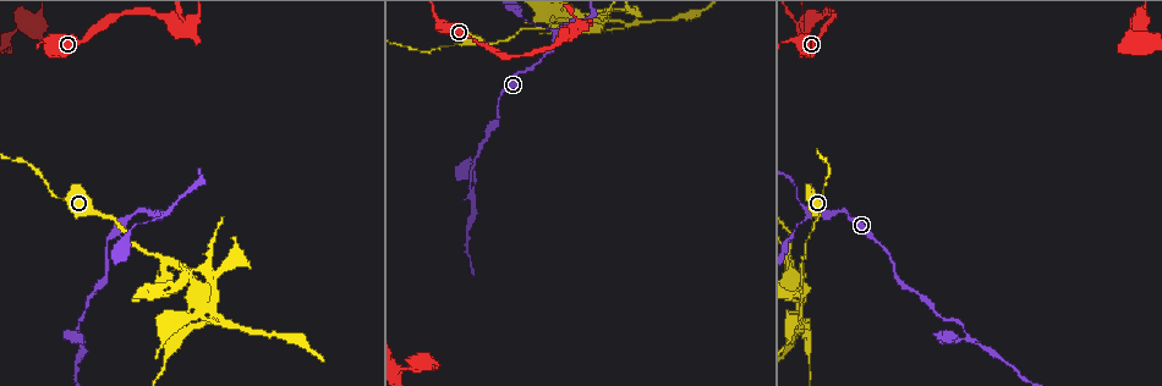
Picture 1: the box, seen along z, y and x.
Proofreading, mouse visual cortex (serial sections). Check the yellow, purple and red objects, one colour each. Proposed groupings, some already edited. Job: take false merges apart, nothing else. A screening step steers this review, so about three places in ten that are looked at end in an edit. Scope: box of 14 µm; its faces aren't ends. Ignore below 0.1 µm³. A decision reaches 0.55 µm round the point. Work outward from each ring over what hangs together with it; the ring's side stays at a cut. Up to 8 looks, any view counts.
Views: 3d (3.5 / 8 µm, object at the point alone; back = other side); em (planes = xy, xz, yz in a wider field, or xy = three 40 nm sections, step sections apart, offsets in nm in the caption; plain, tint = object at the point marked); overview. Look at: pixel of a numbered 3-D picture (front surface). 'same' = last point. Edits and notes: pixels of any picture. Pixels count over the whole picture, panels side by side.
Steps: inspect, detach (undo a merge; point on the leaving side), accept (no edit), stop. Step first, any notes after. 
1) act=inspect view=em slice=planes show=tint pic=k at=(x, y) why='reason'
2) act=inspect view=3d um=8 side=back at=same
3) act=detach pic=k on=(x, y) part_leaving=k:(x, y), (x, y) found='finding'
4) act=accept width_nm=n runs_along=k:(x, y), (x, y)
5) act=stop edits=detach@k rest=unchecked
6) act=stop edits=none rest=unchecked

act=inspect view=3d um=3.5 pic=1 at=(469, 193) why='three arms meet'

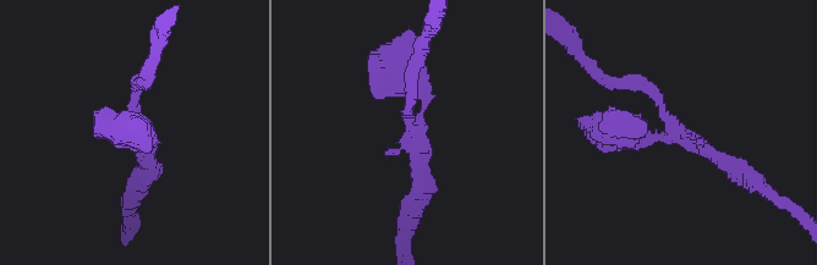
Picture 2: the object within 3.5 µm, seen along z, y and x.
act=inspect view=em slice=planes show=tint pic=2 at=(411, 129)

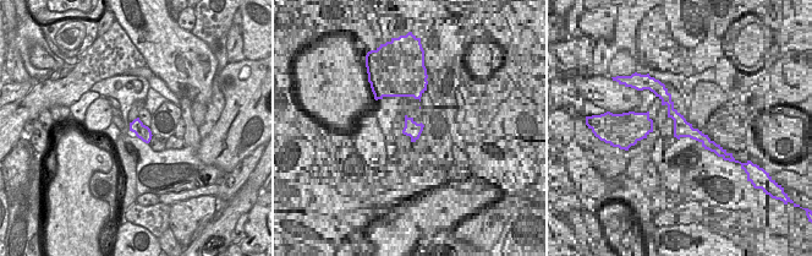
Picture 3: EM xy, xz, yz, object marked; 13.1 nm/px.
act=inspect view=em slice=xy step=1 show=tint at=same why='cut it another way'

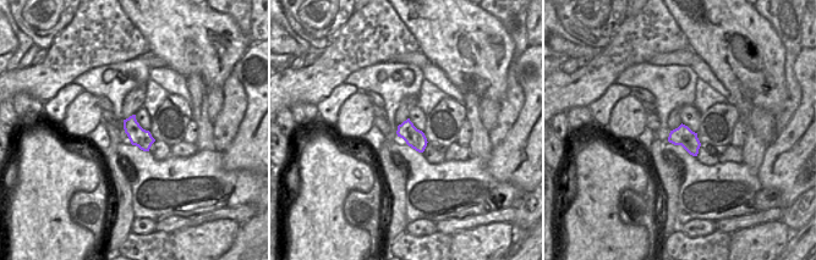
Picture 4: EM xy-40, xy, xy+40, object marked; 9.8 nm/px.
act=accept arm_widths_nm=150,200,250 runs_along=2:(137, 81), (133, 121), (152, 141), (126, 130) found='all the same cell'

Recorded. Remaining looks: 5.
act=inspect view=3d um=3.5 pic=1 at=(45, 182) why='a narrow waist'

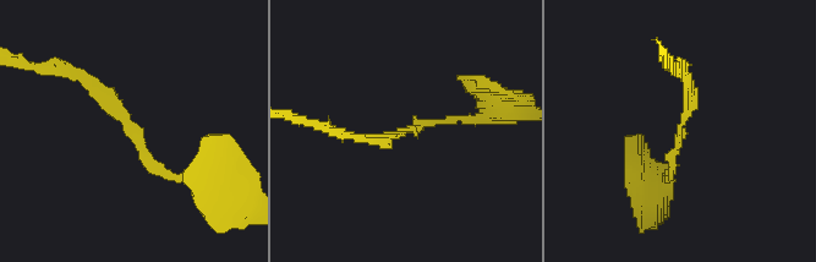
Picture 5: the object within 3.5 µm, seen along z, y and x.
act=inspect view=em slice=planes show=tint pic=5 at=(680, 127) arm_widths_nm=100,150 why='need the tissue'

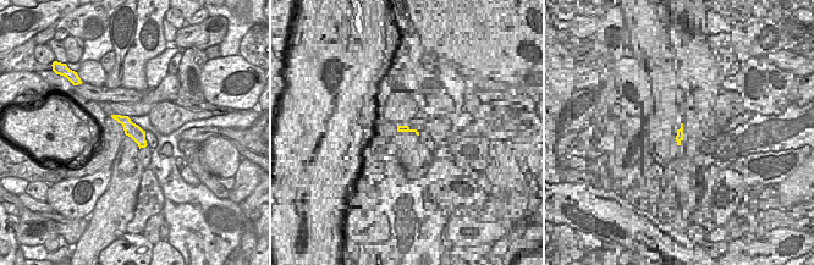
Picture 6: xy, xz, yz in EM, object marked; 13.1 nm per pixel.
act=accept runs_along=5:(187, 176), (164, 176), (75, 71) found='one cell here'

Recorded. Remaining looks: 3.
act=inspect view=3d um=3.5 pic=1 at=(809, 214) why='sharp bend'

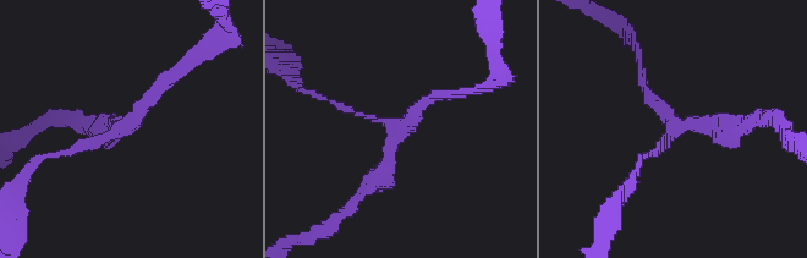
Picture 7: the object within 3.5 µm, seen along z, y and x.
act=inspect view=em slice=xy step=5 show=tint pic=7 at=(396, 126) arms=3 arm_widths_nm=100,150,250

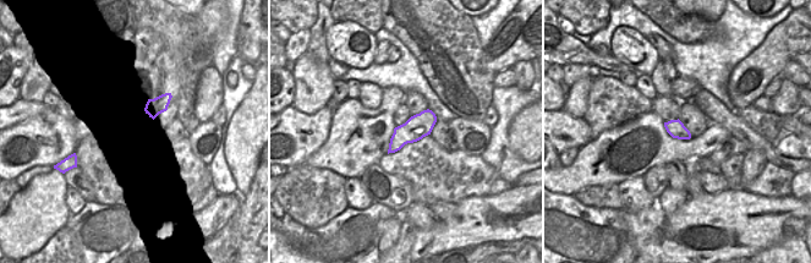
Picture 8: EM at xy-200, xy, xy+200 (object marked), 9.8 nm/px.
act=accept width_nm=240 runs_along=7:(362, 195), (396, 128), (328, 100) found='one cell here'

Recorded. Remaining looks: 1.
act=stop edits=none rest=unchecked

